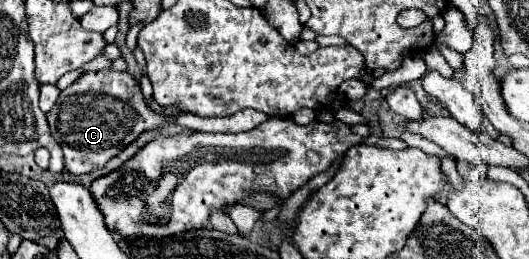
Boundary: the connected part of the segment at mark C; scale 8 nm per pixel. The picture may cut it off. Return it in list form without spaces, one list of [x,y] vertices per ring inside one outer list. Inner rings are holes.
[[[111,68],[83,72],[79,80],[59,94],[59,100],[47,114],[47,120],[51,136],[63,148],[65,170],[71,174],[85,174],[101,168],[143,130],[159,128],[161,124],[169,122],[167,116],[159,116],[147,108],[141,88],[129,72],[117,72]]]

